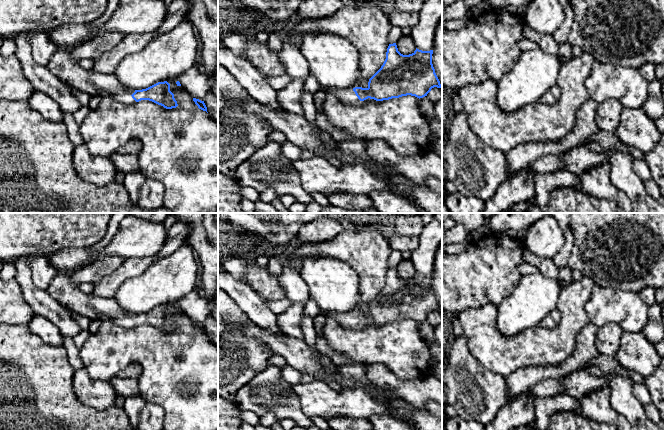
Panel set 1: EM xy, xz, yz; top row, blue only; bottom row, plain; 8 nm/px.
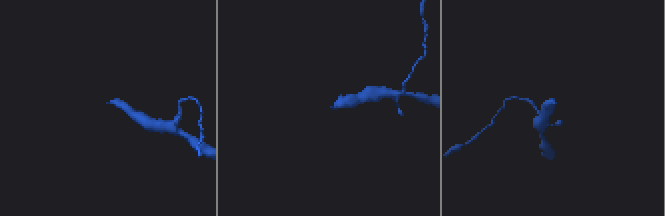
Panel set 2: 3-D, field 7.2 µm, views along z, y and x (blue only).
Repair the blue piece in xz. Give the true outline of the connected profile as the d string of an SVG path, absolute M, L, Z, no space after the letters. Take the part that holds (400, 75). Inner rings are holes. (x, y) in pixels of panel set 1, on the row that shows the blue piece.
M396 43L389 44L381 68L369 79L368 87L324 89L325 95L336 96L347 105L364 105L370 98L376 101L402 96L423 98L432 88L441 88L432 64L433 50L416 50L409 55L398 51Z

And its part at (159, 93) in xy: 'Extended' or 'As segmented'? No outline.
Extended

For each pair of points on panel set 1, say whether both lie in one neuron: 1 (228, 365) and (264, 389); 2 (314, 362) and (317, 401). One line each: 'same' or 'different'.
1: different
2: different

